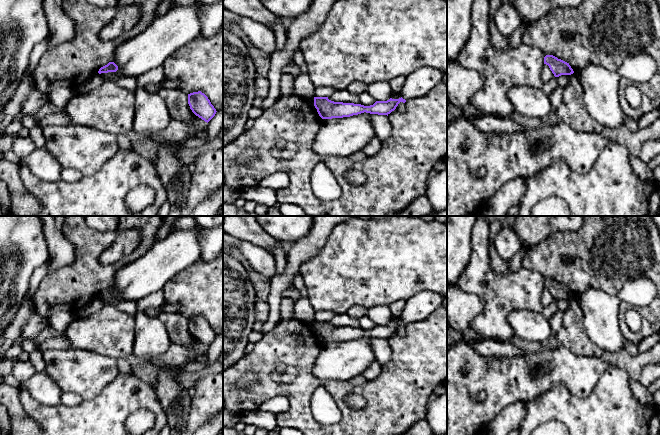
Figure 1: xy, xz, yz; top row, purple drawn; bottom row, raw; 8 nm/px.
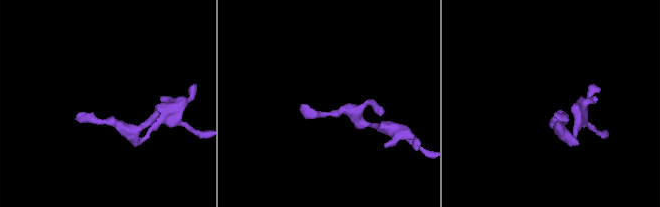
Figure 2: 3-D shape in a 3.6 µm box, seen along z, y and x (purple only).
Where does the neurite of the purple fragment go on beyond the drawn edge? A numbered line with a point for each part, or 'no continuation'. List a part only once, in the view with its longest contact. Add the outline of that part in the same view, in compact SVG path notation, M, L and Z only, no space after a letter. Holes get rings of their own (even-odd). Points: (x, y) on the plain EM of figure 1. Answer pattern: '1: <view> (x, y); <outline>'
no continuation

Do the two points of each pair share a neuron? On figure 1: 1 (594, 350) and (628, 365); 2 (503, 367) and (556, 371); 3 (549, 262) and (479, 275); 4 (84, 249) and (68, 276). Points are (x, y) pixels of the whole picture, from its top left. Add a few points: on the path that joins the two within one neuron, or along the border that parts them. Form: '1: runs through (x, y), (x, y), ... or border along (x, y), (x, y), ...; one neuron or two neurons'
1: runs through (602, 354), (613, 359), (620, 359); one neuron
2: runs through (516, 367), (529, 367), (535, 361), (543, 363); one neuron
3: border along (522, 266), (538, 272), (544, 278); two neurons
4: runs through (84, 256), (84, 260), (75, 269); one neuron

